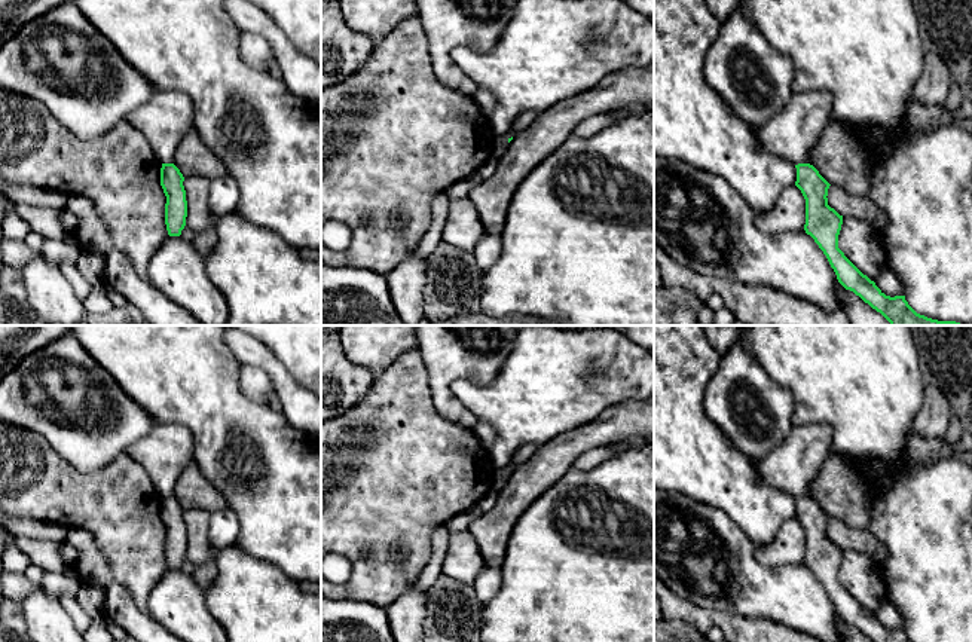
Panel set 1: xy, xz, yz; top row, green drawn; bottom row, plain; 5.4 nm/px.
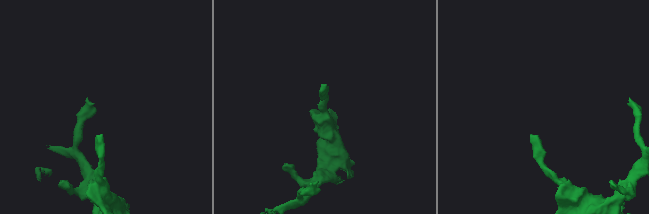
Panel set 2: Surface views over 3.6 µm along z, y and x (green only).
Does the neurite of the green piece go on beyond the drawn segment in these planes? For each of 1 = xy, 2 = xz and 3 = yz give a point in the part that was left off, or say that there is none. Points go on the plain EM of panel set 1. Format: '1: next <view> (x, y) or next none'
1: next none
2: next none
3: next none

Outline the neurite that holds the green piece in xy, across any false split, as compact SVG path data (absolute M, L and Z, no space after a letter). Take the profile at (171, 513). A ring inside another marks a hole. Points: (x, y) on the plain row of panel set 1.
M162 496L161 519L166 529L165 557L169 569L180 569L186 559L187 534L184 510L174 496Z

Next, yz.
M798 496L795 519L806 532L804 563L826 588L838 615L859 629L872 642L913 642L905 629L886 629L838 581L843 548L828 538L829 516L810 496Z

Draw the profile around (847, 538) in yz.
M829 519L826 531L828 538L840 548L859 551L871 557L877 566L886 562L884 545L868 529L853 529L840 520Z

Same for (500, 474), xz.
M513 456L513 459L511 459L511 462L508 465L505 465L502 468L495 467L492 490L499 492L504 487L504 484L505 484L505 482L508 479L508 473L511 470L514 470L516 467L517 467L517 464L514 461L514 456Z

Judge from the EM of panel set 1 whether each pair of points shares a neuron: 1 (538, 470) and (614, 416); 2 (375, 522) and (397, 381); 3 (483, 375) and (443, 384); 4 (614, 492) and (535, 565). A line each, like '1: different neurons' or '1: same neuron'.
1: same neuron
2: same neuron
3: same neuron
4: same neuron

